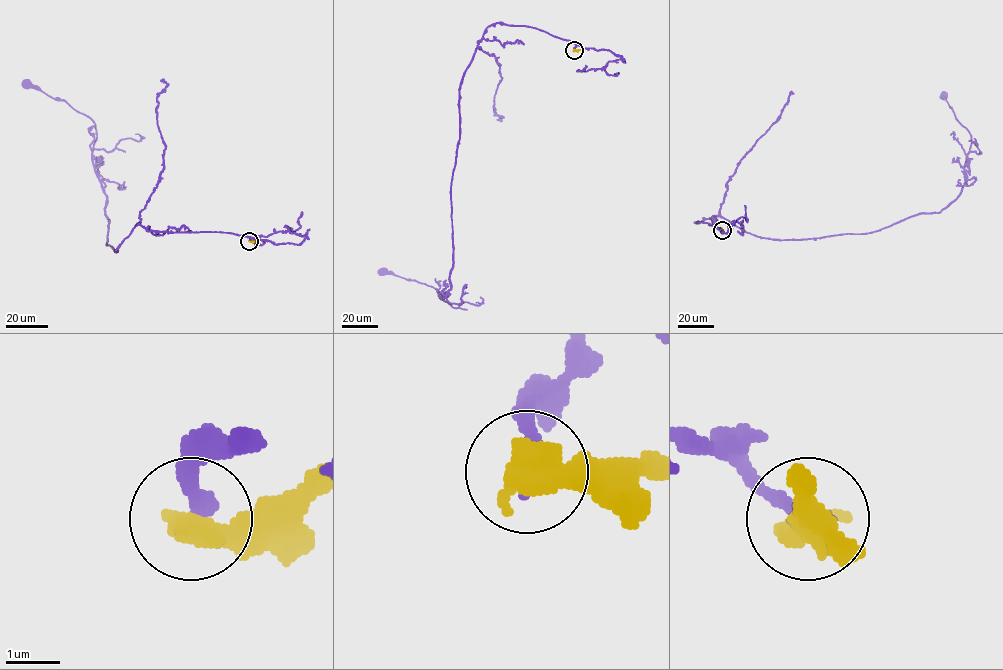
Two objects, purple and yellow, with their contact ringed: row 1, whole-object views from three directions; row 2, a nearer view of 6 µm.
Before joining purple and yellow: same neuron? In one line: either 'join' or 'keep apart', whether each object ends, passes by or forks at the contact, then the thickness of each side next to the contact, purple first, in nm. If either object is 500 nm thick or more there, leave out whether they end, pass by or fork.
keep apart | 240/600 nm

